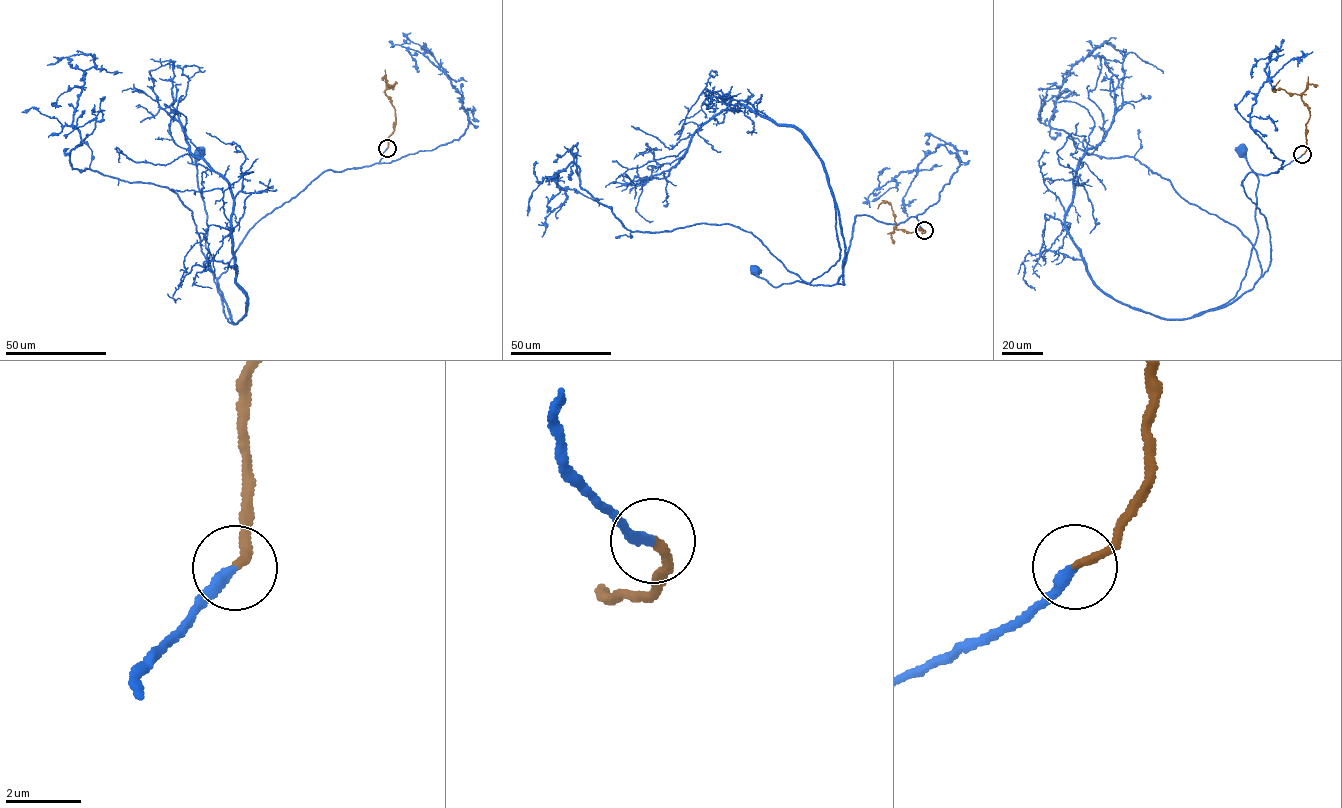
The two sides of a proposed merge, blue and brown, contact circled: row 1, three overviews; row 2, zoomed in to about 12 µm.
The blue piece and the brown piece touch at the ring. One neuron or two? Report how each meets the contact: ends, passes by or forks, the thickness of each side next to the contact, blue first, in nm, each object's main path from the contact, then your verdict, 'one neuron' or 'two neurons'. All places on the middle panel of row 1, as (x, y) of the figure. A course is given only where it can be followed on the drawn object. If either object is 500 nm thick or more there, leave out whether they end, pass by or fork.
blue ends there; brown ends there; 280 nm thick on the blue side, 240 nm on the other; blue runs (924, 230), (916, 217), (856, 216), (839, 284), (835, 204), (836, 264), (774, 287), (755, 270); brown runs (924, 230), (921, 233), (922, 229), (917, 228), (908, 232), (894, 228), (891, 205), (883, 202), (878, 208); one neuron

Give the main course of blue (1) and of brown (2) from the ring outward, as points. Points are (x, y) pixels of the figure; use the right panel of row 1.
1: (1302, 154), (1242, 182), (1267, 224), (1267, 270), (1178, 319), (1230, 301), (1244, 278), (1258, 177), (1241, 149)
2: (1302, 154), (1306, 149), (1309, 108), (1299, 94), (1282, 89), (1273, 91), (1279, 80)

